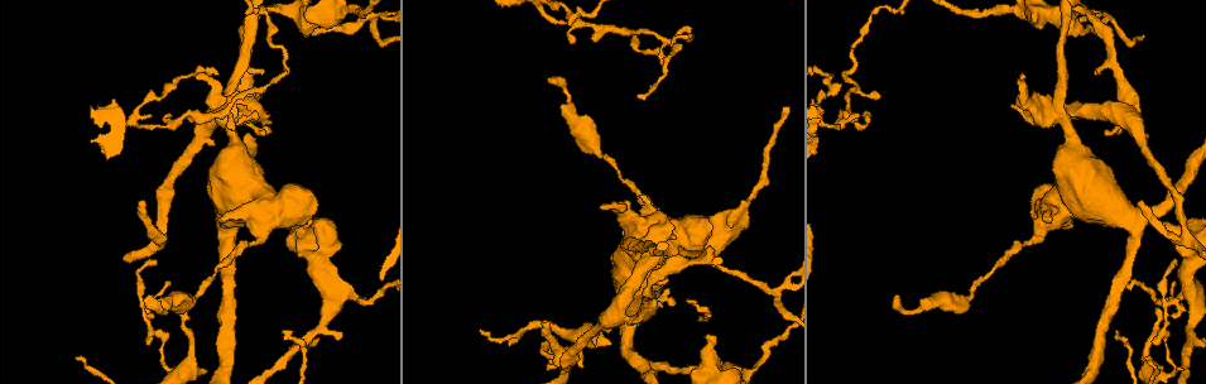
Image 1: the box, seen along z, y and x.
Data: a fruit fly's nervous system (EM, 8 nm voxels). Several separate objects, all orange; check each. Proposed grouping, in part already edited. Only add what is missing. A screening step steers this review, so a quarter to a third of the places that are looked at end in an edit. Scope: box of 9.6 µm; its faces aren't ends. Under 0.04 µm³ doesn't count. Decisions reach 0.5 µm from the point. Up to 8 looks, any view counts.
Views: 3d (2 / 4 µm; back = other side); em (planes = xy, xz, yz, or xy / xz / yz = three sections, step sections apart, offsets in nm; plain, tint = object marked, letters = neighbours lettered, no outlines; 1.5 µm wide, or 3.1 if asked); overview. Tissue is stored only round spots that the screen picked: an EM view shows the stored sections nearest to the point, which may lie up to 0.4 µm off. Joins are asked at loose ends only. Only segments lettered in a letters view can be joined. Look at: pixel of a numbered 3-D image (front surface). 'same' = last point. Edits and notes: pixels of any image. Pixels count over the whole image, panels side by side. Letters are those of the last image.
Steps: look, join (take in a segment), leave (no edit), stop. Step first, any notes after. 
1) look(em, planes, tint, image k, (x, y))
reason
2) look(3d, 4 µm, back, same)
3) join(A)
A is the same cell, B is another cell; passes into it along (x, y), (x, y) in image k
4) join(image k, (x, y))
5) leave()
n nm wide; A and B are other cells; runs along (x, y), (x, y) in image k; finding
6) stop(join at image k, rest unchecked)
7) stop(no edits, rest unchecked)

look(em, planes, letters, image 1, (1180, 306))
an open end

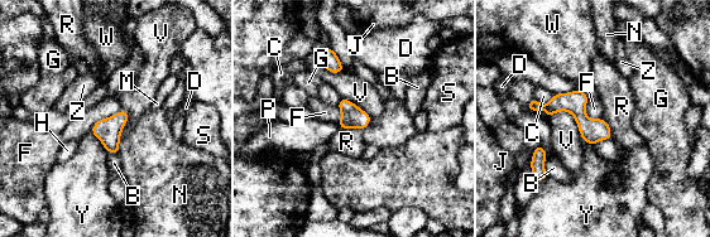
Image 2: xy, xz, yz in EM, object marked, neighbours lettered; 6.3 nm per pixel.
leave()
B, C, D, F, G, H, J, M, N, P, R, S, V, W, Y and Z are other cells; runs along (531, 107), (570, 106), (608, 135) in image 2; no lettered segment goes on from it

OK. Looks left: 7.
look(em, planes, tint, image 1, (1139, 203))
free end

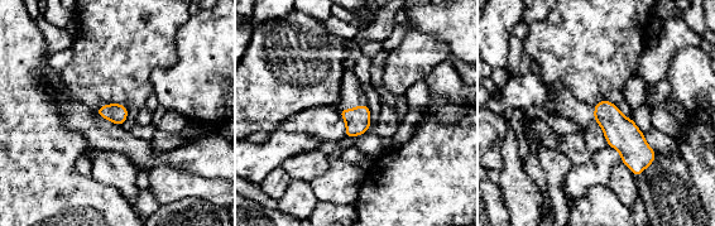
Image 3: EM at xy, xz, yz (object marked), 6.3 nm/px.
look(em, planes, letters, same)
what lies round it

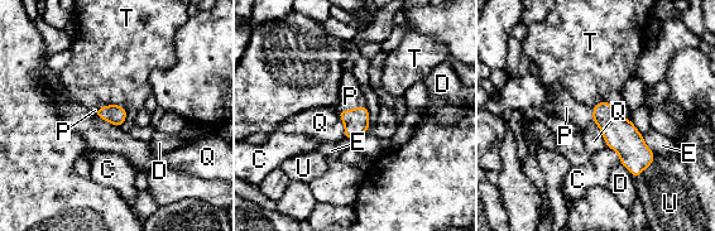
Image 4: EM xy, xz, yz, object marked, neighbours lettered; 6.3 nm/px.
join(P)
P is the same cell, C, D, E, Q, T and U are other cells; passes into it along (356, 121), (353, 109), (350, 96) in image 4; it goes on there

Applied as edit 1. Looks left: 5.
look(overview)

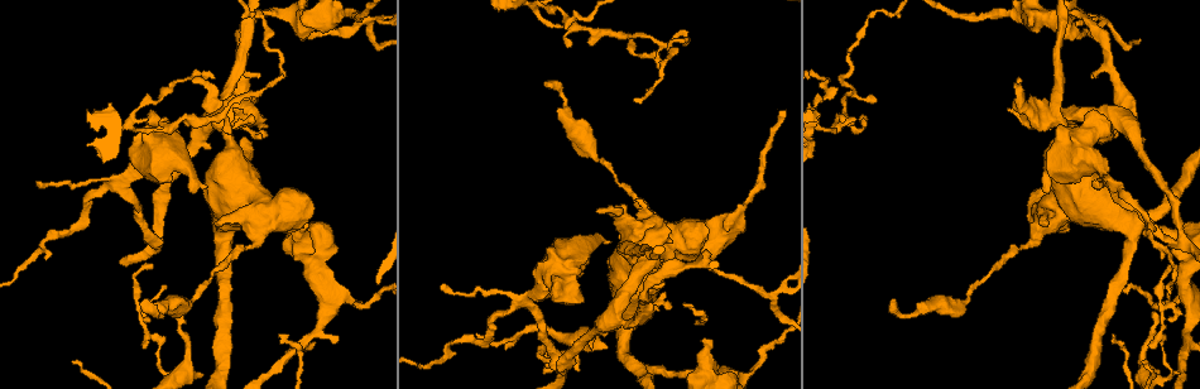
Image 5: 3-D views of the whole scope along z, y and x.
look(em, planes, plain, image 5, (194, 79))
branch stops here

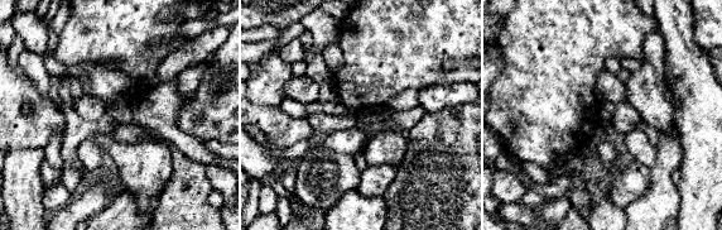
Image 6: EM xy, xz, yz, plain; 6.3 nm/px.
look(em, planes, letters, same)

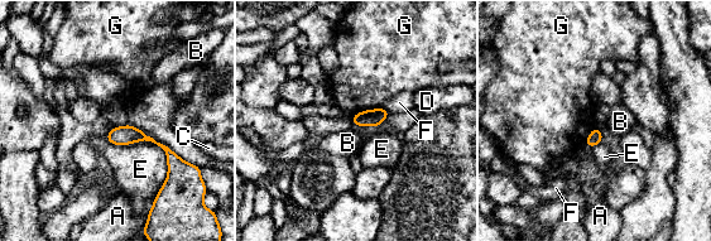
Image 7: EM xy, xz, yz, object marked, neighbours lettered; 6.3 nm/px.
leave()
E touches over 480 nm; A, B, C, D, E, F and G are other cells; no lettered segment goes on from it

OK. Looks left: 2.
look(em, xz, step 4, letters, image 5, (166, 118))
thin end

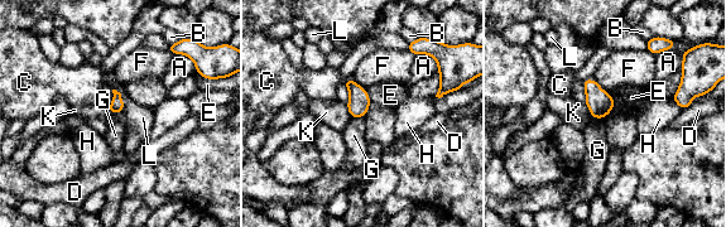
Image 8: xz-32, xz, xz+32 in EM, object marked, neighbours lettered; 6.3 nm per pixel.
look(em, planes, letters, same)

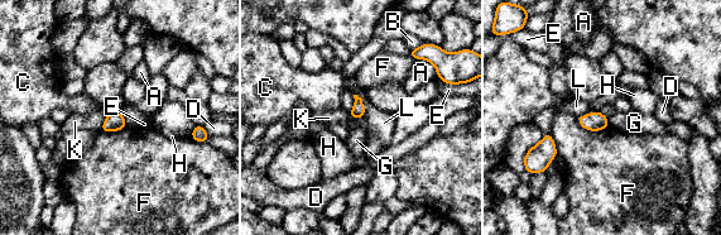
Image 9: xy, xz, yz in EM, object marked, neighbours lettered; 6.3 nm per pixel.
leave()
A, B, C, D, E, F, G, H, K and L are other cells; none of them fits

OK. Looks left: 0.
stop(join at image 4, rest unchecked)

